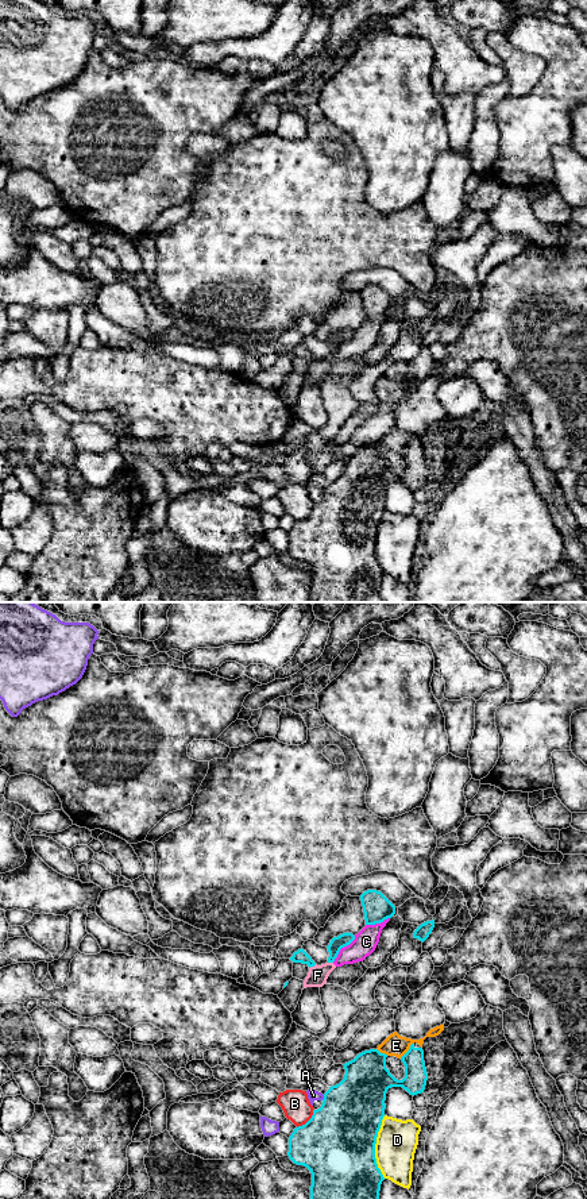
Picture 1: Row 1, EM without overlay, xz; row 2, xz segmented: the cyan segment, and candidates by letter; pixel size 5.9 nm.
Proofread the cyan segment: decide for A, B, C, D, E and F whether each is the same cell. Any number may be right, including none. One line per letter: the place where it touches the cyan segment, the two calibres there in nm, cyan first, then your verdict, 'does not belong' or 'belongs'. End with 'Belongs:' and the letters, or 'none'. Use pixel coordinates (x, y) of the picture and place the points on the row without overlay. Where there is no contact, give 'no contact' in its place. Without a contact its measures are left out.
A: meets cyan in xz at (324, 493); 420 nm thick on the cyan side, 70 nm on the other; does not belong
B: meets cyan in xz at (309, 515); 440 nm thick on the cyan side, 160 nm on the other; does not belong
C: meets cyan in xz at (342, 342); 80 nm thick on the cyan side, 140 nm on the other; does not belong
D: meets cyan in xz at (374, 542); 440 nm thick on the cyan side, 240 nm on the other; does not belong
E: meets cyan in xz at (408, 446); 190 nm thick on the cyan side, 130 nm on the other; does not belong
F: meets cyan in xz at (312, 361); 80 nm thick on the cyan side, 120 nm on the other; does not belong
Belongs: none

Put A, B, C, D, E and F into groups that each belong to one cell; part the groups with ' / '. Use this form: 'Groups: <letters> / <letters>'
Groups: A / B / C F / D / E

